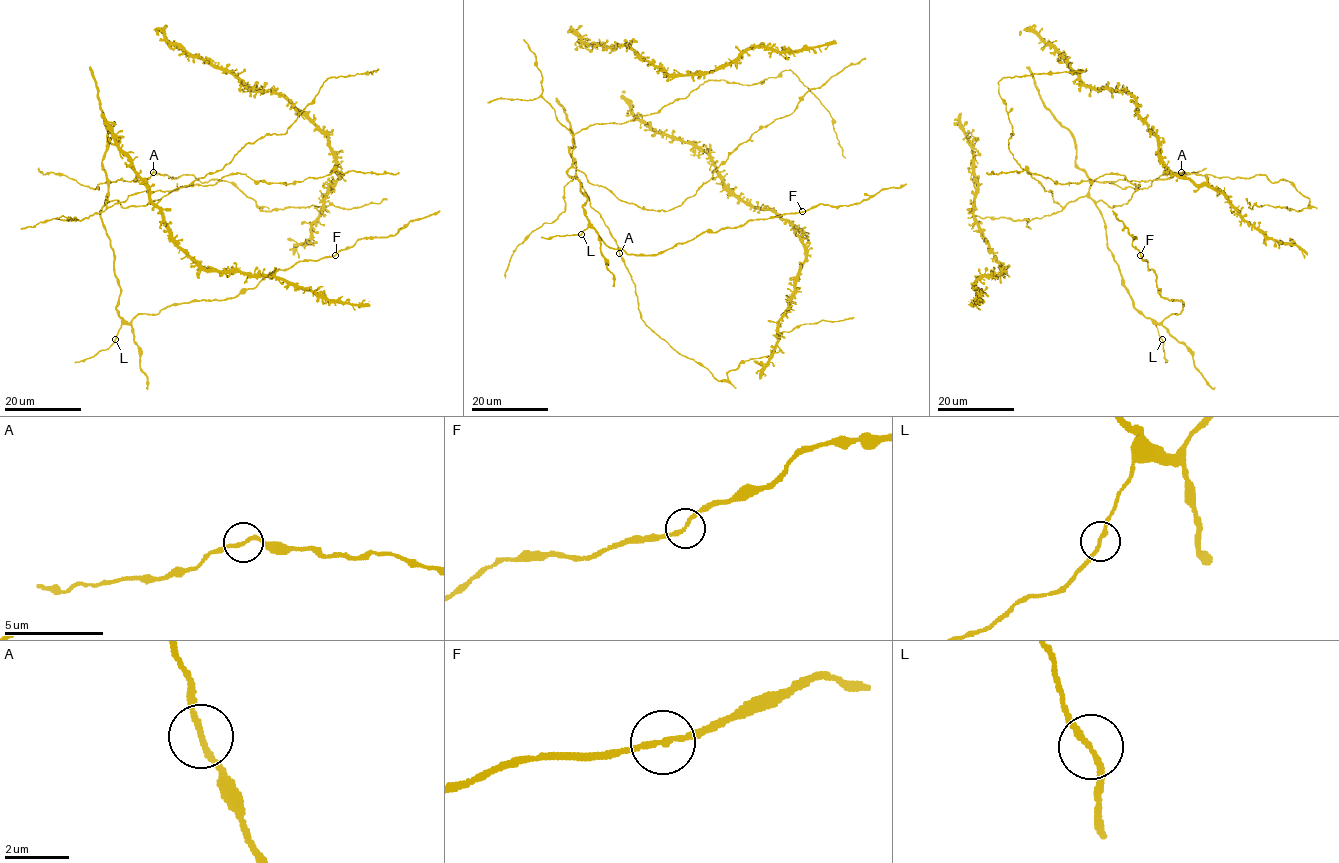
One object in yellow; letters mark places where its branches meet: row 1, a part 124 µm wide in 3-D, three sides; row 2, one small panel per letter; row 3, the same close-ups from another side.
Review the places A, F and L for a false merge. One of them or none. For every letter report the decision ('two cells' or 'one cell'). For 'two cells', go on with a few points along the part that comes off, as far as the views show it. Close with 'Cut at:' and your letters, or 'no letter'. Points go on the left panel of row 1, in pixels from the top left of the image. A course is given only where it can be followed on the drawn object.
A: one cell
F: one cell
L: one cell
Cut at: no letter

